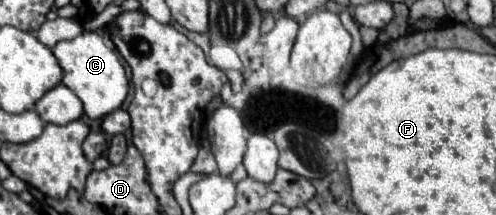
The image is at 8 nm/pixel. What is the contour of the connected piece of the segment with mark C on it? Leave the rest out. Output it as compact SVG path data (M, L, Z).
M83 32L73 40L63 40L53 46L53 54L57 56L63 68L63 84L71 88L83 102L85 114L93 120L103 118L117 110L127 94L129 94L129 80L125 74L125 66L119 60L117 52L105 44L105 40L97 32Z

